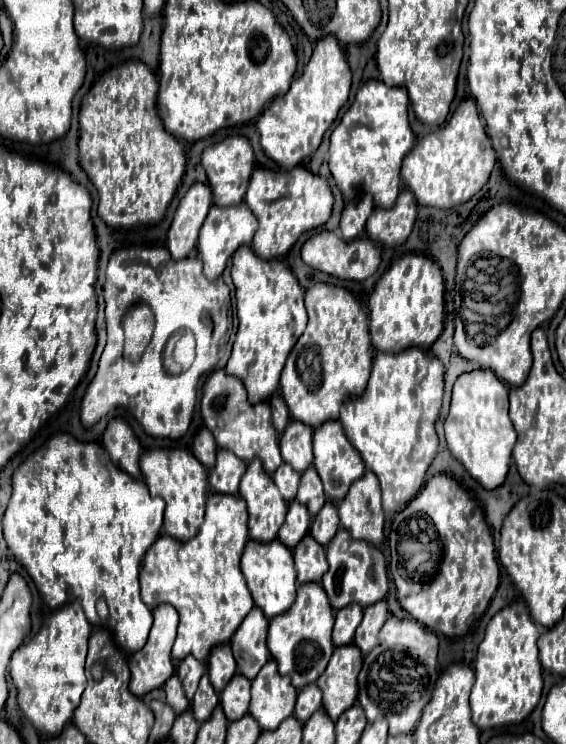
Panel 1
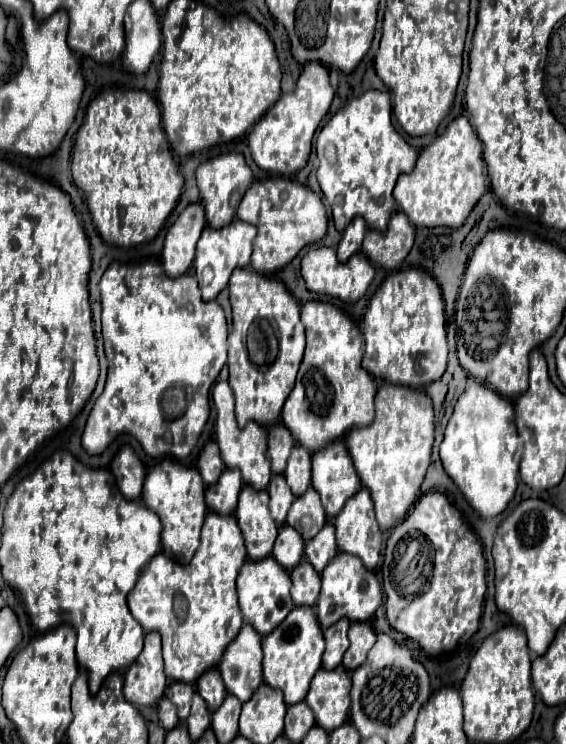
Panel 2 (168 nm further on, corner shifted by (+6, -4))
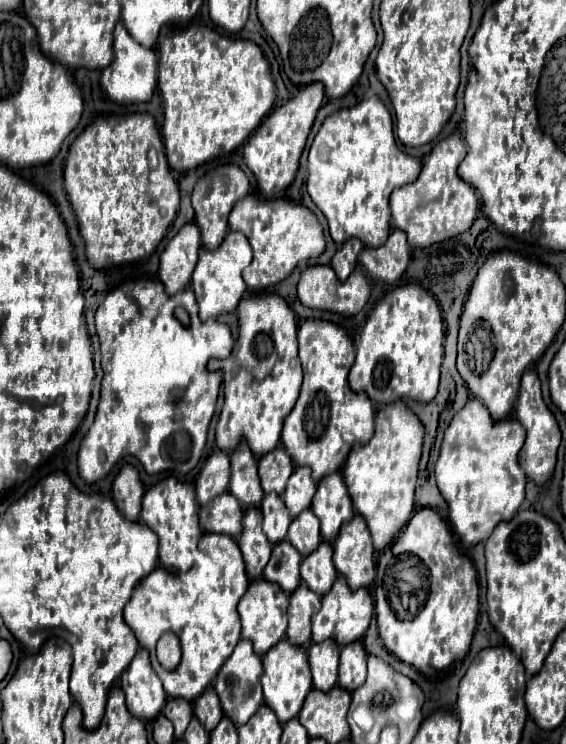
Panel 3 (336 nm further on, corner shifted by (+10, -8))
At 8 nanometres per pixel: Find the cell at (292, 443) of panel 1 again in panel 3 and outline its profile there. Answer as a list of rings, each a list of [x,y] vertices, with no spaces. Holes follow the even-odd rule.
[[[296,466],[286,486],[286,492],[282,494],[282,500],[290,510],[292,518],[298,516],[302,510],[310,508],[310,500],[314,492],[316,492],[316,482],[312,480],[310,470],[306,470],[306,466]]]

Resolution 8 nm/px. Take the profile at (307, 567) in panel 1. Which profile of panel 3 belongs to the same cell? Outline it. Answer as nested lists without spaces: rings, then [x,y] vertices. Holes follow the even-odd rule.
[[[300,582],[298,590],[290,594],[290,606],[288,606],[288,640],[294,644],[308,646],[310,642],[310,626],[312,616],[320,610],[320,596],[314,594],[304,582]]]

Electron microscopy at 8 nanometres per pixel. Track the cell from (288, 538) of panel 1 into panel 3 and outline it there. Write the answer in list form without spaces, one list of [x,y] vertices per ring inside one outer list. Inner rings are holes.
[[[288,540],[278,542],[278,546],[272,546],[272,556],[264,570],[264,578],[290,594],[300,584],[300,564],[302,554],[298,554],[298,550],[294,550]]]

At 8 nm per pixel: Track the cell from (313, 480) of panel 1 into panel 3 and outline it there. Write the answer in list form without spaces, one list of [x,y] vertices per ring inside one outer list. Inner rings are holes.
[[[310,508],[304,510],[302,514],[298,514],[298,518],[294,518],[290,522],[288,542],[294,544],[294,548],[302,556],[308,556],[322,542],[320,522],[318,522],[318,518],[314,516],[314,512]]]

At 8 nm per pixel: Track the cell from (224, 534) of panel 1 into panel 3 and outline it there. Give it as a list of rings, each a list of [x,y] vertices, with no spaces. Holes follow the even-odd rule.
[[[202,534],[198,542],[198,556],[196,564],[186,572],[186,574],[170,574],[166,568],[156,568],[152,570],[136,588],[134,594],[130,596],[130,602],[126,604],[124,618],[130,630],[134,630],[134,636],[138,638],[142,648],[150,650],[152,666],[158,678],[164,684],[164,690],[170,698],[186,698],[186,700],[196,700],[202,690],[206,690],[226,658],[232,654],[234,646],[240,640],[240,622],[238,622],[238,602],[242,594],[246,592],[250,578],[244,568],[242,552],[238,548],[238,542],[234,538],[226,538],[226,534]],[[164,632],[174,632],[180,638],[182,646],[182,660],[174,670],[166,670],[158,660],[156,660],[156,642]]]

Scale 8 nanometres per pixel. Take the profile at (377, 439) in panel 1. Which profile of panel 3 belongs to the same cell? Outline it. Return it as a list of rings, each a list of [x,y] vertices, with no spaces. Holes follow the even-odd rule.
[[[402,400],[376,412],[376,432],[366,444],[356,444],[344,462],[344,480],[354,510],[368,522],[376,550],[390,546],[414,512],[414,488],[422,456],[424,426]]]

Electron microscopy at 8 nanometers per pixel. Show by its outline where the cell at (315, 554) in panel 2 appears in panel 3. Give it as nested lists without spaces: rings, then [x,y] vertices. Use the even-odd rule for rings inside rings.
[[[322,540],[318,544],[318,550],[314,550],[314,554],[310,554],[310,558],[304,558],[302,562],[302,580],[320,596],[332,588],[338,576],[338,572],[334,570],[332,554],[332,544]]]

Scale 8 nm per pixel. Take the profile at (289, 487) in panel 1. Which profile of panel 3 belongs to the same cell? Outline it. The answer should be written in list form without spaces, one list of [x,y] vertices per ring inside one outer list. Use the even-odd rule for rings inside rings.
[[[266,494],[266,498],[262,500],[262,528],[264,528],[264,534],[268,536],[268,540],[272,544],[278,544],[286,538],[286,532],[288,532],[288,526],[292,522],[290,518],[290,512],[286,510],[282,498],[278,494]]]

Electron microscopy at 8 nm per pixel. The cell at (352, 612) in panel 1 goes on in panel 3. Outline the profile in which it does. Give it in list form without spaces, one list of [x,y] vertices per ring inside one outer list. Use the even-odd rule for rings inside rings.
[[[328,638],[326,642],[320,642],[320,644],[312,644],[308,648],[314,688],[330,690],[336,686],[338,658],[340,658],[340,648],[338,648],[338,642],[334,642],[334,638]]]

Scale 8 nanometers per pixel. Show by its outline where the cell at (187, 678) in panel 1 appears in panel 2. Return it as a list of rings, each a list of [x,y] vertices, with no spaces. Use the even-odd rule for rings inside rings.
[[[172,682],[168,686],[166,696],[178,706],[178,718],[184,724],[184,720],[190,714],[190,706],[192,706],[192,696],[194,696],[196,688],[192,684],[184,684],[184,682]]]

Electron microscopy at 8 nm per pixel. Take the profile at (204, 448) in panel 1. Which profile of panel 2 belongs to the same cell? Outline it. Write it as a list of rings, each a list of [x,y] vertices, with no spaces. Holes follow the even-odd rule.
[[[208,442],[198,458],[198,470],[200,470],[200,476],[204,478],[204,484],[216,484],[222,470],[224,470],[224,460],[222,460],[222,454],[220,454],[220,448],[216,442]]]

